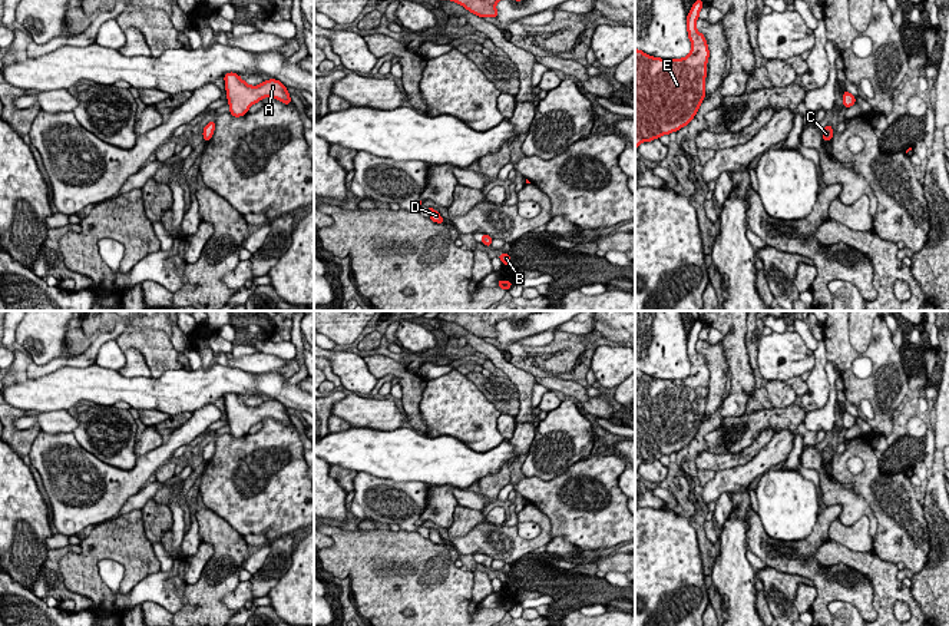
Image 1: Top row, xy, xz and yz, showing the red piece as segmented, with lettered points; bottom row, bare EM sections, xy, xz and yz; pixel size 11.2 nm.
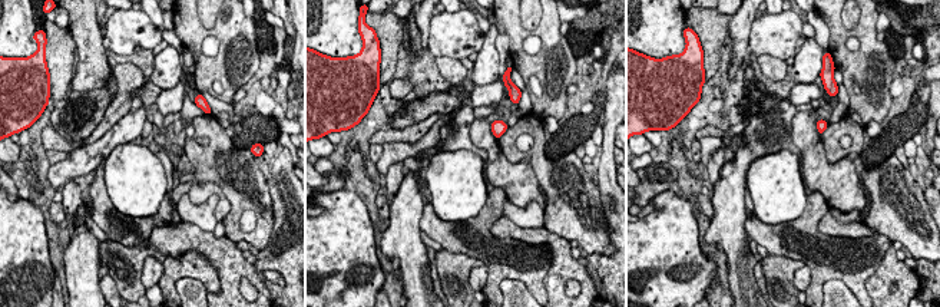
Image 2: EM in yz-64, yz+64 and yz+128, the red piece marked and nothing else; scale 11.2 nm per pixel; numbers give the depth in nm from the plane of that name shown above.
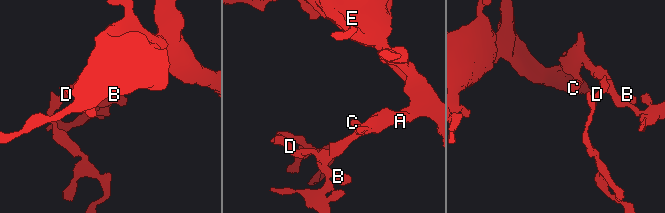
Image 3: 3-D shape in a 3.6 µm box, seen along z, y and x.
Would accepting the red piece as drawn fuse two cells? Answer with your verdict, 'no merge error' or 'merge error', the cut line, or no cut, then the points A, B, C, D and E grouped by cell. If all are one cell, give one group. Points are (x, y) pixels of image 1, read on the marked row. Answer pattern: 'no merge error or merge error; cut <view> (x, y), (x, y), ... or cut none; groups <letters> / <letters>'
no merge error; cut none; groups A B C D E

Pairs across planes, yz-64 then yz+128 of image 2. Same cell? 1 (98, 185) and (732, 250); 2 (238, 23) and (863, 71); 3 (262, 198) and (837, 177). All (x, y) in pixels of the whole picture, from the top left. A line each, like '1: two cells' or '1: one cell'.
1: two cells
2: one cell
3: two cells

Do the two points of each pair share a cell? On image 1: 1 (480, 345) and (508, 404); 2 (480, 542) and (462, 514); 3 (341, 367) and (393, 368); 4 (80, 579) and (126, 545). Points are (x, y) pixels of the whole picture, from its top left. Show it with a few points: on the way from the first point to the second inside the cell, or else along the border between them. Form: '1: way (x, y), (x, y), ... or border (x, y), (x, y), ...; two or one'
1: border (508, 377), (516, 388), (521, 408); two
2: border (485, 520), (465, 535), (447, 535); two
3: border (363, 358), (367, 370), (377, 380); two
4: way (85, 565), (105, 545), (112, 545); one

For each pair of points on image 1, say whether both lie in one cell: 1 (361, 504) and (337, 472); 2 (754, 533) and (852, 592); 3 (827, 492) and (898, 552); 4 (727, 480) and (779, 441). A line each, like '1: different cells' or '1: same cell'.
1: different cells
2: same cell
3: different cells
4: same cell

